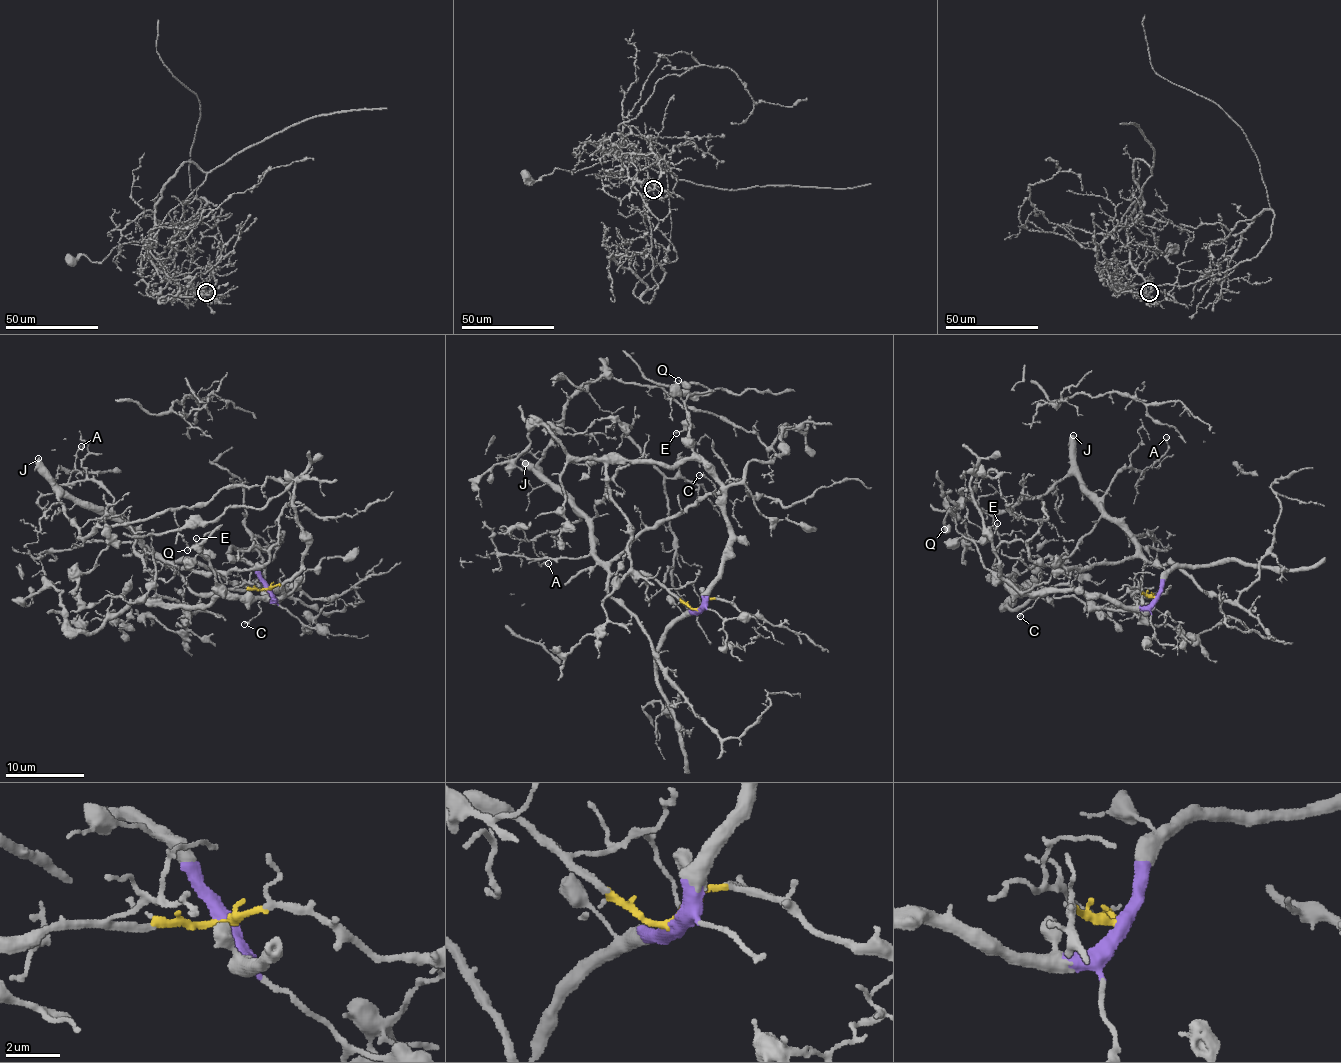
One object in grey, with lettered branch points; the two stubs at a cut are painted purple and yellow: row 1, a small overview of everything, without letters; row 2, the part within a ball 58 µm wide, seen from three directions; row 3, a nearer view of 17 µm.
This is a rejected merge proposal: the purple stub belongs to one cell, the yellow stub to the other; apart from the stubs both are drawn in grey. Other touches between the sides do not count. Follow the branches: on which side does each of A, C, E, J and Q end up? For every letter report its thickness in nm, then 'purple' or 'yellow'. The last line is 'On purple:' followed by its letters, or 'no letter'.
A: calibre 140 nm; yellow
C: calibre 160 nm; purple
E: calibre 150 nm; purple
J: calibre 550 nm; yellow
Q: calibre 220 nm; purple
On purple: C, E, Q

